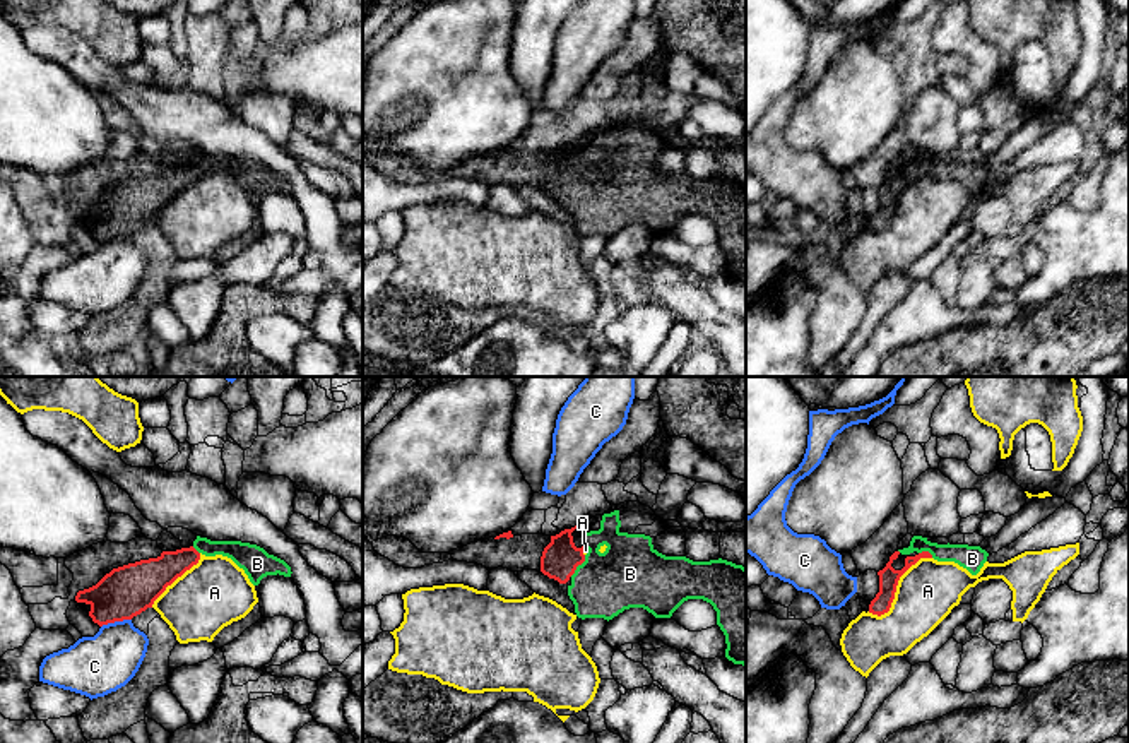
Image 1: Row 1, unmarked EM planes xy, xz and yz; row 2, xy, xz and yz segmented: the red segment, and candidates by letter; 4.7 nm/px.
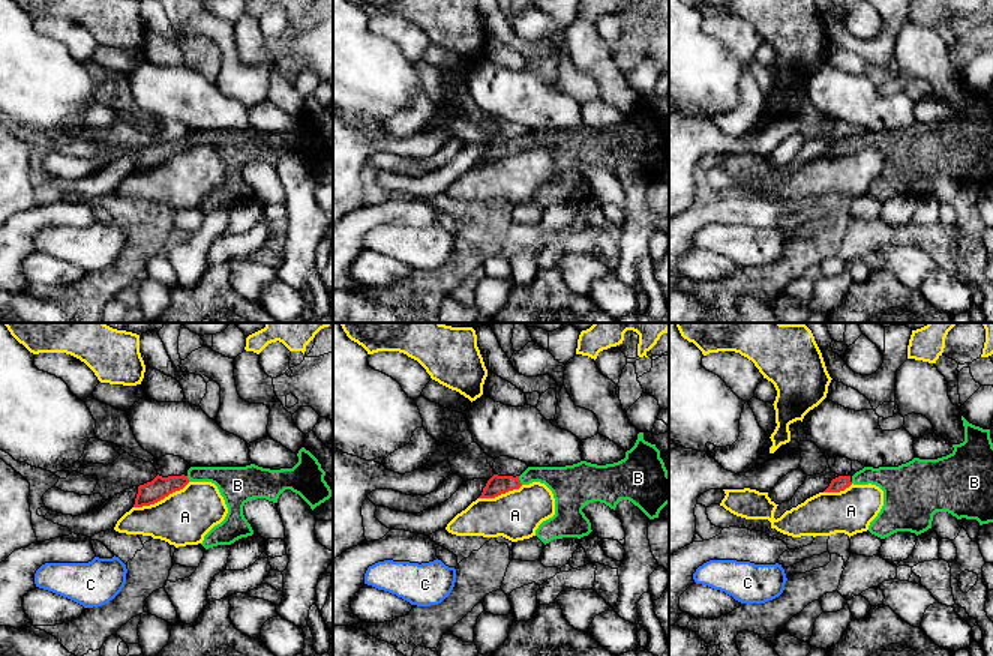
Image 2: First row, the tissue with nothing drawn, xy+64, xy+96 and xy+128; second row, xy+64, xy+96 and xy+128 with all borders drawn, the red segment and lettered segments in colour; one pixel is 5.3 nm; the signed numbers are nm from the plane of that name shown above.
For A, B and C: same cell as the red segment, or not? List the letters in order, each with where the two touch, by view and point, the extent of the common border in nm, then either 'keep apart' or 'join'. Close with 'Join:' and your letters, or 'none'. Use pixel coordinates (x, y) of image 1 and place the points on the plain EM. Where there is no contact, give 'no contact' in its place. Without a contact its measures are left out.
A: contact yz (895, 206); length 400 nm; keep apart
B: contact xz (579, 180); length 130 nm; join
C: contact xy (115, 237); length 150 nm; keep apart
Join: B

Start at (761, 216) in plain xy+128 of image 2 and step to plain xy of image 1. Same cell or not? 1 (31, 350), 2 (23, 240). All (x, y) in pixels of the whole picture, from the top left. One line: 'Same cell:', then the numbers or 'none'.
Same cell: none

